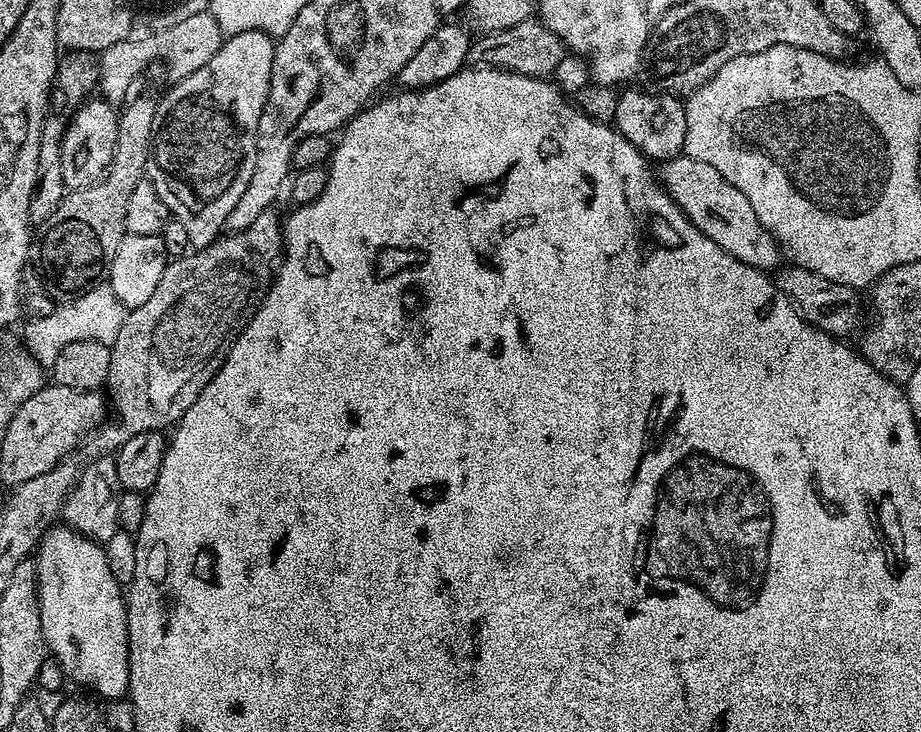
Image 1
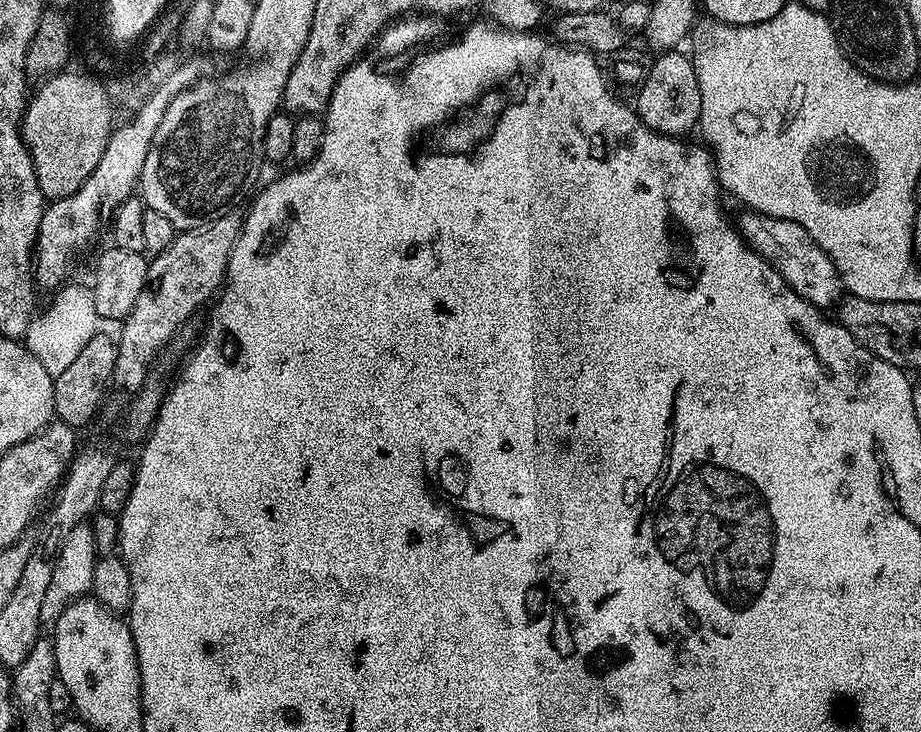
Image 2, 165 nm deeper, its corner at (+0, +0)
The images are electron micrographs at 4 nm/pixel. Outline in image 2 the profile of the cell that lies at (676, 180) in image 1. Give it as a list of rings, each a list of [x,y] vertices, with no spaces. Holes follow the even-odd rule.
[[[751,210],[741,213],[740,220],[738,219],[740,235],[762,259],[770,262],[774,270],[778,270],[778,274],[782,274],[786,286],[790,286],[794,294],[821,310],[828,310],[832,303],[833,307],[841,299],[845,287],[830,254],[826,254],[826,250],[822,250],[822,246],[818,246],[818,242],[814,242],[814,238],[810,238],[810,234],[802,230],[802,226],[798,226],[798,222],[774,218]]]

